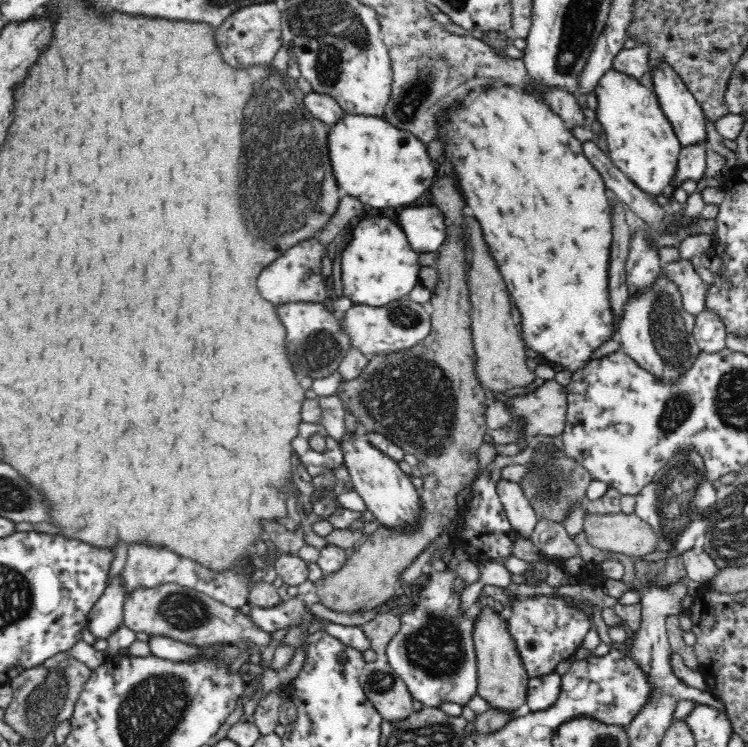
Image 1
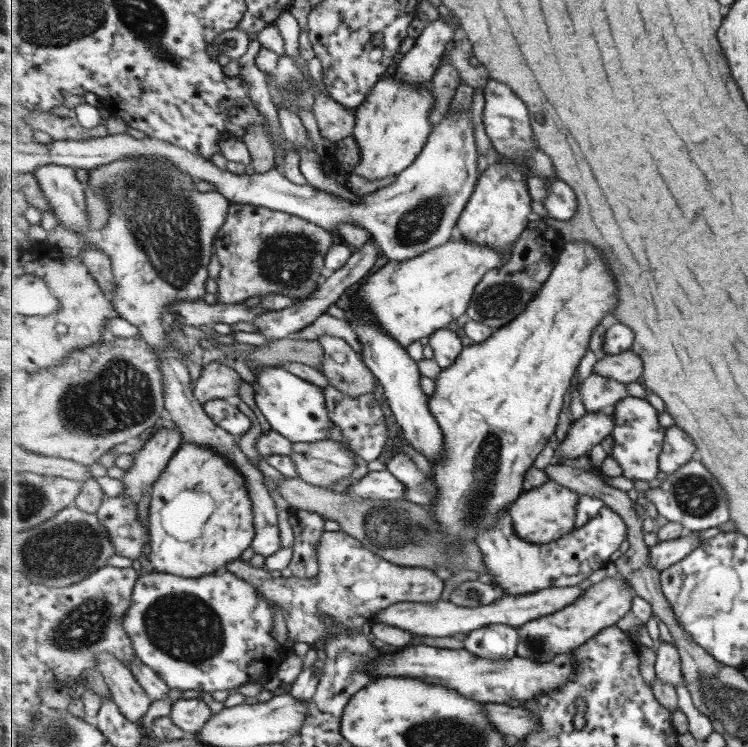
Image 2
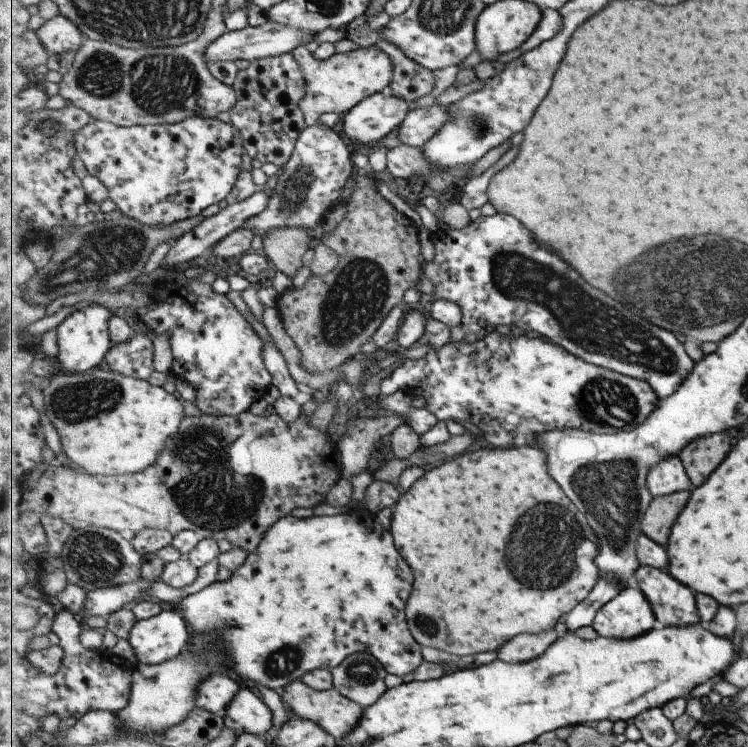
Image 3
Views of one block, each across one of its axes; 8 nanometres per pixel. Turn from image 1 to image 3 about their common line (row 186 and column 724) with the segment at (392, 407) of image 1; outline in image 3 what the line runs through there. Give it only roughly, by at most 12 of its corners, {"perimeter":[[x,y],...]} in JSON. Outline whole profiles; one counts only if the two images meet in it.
{"perimeter":[[727,432],[693,440],[681,453],[694,489],[731,452]]}

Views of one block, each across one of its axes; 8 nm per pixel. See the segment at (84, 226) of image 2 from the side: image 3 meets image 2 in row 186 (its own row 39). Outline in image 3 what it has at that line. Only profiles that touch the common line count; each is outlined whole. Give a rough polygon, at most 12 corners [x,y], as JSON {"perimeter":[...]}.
{"perimeter":[[67,15],[35,24],[51,54],[77,51],[85,36]]}

